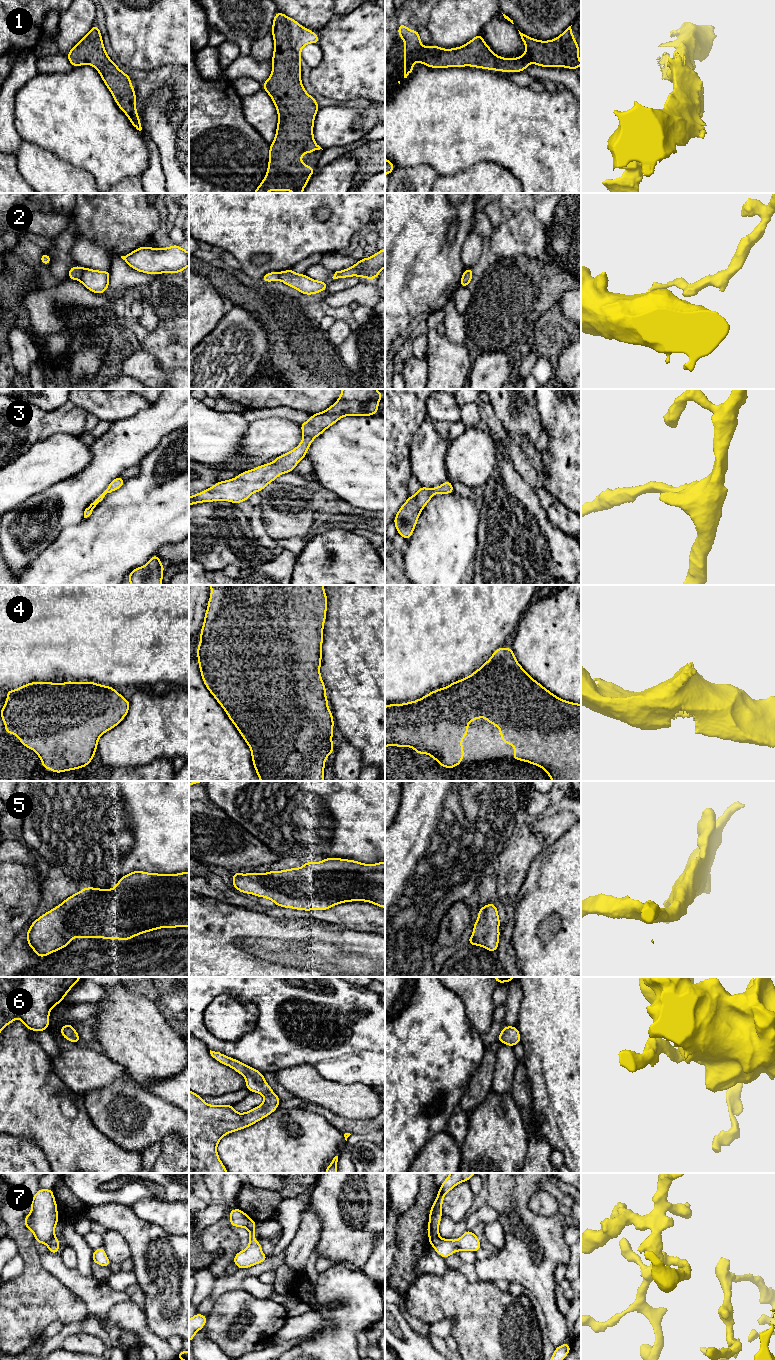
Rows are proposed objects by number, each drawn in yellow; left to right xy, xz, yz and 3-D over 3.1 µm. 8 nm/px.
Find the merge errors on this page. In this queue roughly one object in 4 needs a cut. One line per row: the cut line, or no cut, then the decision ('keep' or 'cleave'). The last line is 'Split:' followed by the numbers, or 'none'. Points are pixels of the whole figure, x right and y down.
1: no cut | keep
2: xy (84, 268), (79, 280) | cleave
3: no cut | keep
4: no cut | keep
5: no cut | keep
6: no cut | keep
7: yz (439, 1237), (431, 1244) | cleave
Split: 2, 7

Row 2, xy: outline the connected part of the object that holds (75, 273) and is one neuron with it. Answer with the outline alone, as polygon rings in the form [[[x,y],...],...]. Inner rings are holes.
[[[73,266],[69,269],[68,278],[71,280],[80,281],[82,274],[84,272],[84,268],[81,266]]]

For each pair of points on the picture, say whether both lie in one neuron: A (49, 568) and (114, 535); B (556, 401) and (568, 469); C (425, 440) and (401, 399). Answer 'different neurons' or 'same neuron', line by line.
A: same neuron
B: same neuron
C: different neurons

